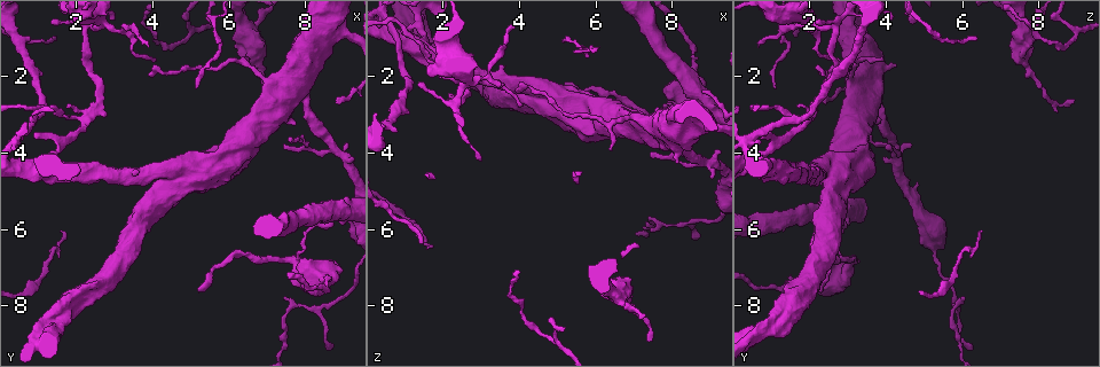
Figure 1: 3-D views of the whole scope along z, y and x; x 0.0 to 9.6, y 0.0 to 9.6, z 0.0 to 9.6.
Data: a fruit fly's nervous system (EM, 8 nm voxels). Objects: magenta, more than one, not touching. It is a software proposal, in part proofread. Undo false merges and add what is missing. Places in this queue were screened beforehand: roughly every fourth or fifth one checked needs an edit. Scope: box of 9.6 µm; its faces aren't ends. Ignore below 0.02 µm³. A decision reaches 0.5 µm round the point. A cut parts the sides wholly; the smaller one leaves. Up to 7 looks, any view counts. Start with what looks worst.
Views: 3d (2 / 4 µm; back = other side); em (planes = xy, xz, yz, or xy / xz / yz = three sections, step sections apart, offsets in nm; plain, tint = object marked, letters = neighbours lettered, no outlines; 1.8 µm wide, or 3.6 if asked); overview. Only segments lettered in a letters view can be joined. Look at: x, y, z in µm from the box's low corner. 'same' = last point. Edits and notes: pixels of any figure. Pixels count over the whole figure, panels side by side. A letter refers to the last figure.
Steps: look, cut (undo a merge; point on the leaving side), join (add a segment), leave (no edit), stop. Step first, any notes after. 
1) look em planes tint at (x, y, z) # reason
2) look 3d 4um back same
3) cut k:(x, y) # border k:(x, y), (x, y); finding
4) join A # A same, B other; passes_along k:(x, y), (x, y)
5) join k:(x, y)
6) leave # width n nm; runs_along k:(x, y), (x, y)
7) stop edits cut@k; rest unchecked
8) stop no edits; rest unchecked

look em planes letters at (2.25, 3.15, 1.95) # sharp bend

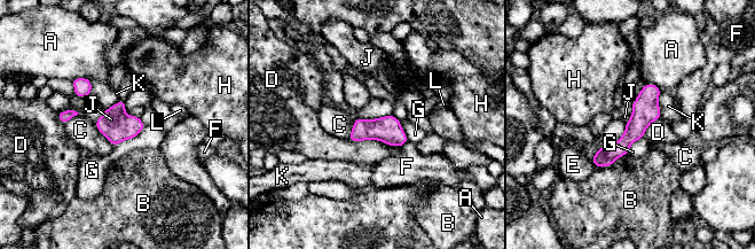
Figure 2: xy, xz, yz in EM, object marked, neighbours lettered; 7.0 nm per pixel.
leave # A other, B other, C other, D other, E other, F other, G other, H other, J other, K other, L other; border 2:(392, 114), (400, 122); continuous, no second neuron

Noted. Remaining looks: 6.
look 3d 4um at (7.75, 2.50, 3.65) # thick turns thin

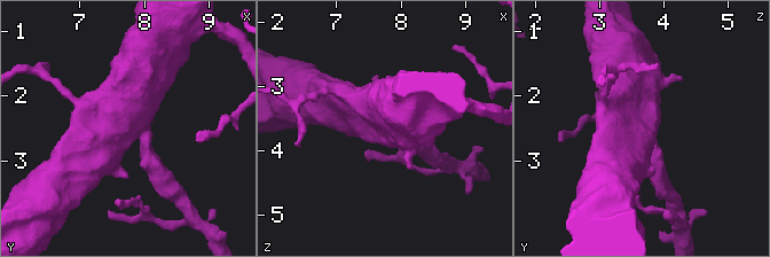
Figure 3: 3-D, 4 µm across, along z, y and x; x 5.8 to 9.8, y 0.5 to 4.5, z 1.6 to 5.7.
look em 3.6um planes letters at (7.65, 2.55, 3.65)

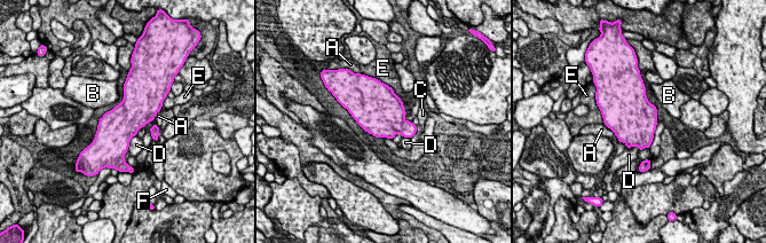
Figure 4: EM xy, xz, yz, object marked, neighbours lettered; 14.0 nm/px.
leave # A other, B other, C other, D other, E other, F other; border 4:(136, 134), (131, 139), (127, 150); continuous, no second neuron

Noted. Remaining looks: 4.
look 3d 4um at (8.80, 5.55, 2.65) # abrupt turn

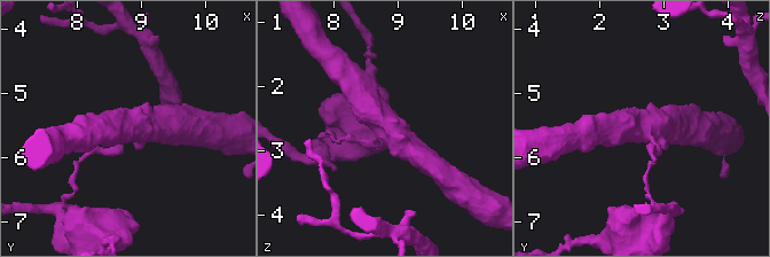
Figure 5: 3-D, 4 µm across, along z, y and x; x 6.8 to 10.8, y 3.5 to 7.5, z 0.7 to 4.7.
look em planes letters at (8.85, 5.60, 2.65) # arms 3

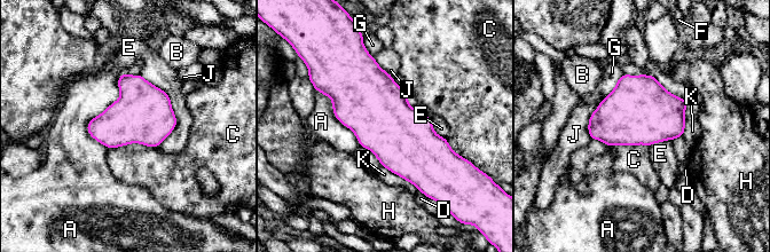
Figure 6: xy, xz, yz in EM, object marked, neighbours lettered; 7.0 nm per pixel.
leave # longest_contact A 550 nm; A other, B other, C other, D other, E other, F other, G other, H other, J other, K other; border 6:(156, 146), (128, 143), (109, 149); one neuron here

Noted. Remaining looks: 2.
stop no edits; rest unchecked

